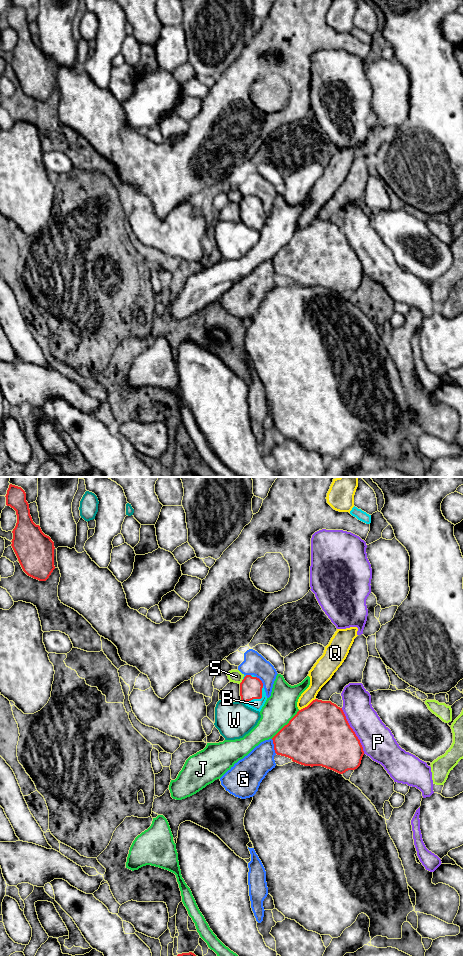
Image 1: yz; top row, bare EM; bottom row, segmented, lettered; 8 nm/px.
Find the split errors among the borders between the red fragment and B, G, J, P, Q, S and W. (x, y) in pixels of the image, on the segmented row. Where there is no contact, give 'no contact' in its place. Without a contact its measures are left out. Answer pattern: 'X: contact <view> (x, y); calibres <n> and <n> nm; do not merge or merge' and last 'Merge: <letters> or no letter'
B: contact yz (258, 698); calibres 180 and 90 nm; merge
G: contact yz (274, 746); calibres 380 and 240 nm; do not merge
J: contact yz (285, 725); calibres 460 and 240 nm; do not merge
P: contact yz (353, 731); calibres 460 and 260 nm; do not merge
Q: contact yz (308, 705); calibres 500 and 160 nm; do not merge
S: contact yz (242, 681); calibres 180 and 100 nm; do not merge
W: contact yz (243, 702); calibres 180 and 300 nm; do not merge
Merge: B

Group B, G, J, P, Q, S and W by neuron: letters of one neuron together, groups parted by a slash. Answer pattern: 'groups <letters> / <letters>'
groups B / G / J / P / Q / S / W

